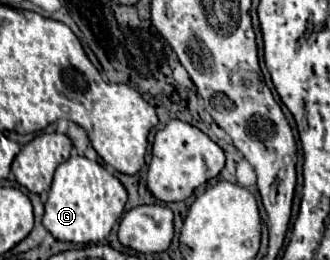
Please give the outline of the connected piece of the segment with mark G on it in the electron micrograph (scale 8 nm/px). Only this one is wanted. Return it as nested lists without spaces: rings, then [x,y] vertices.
[[[73,153],[63,165],[57,167],[49,199],[45,203],[43,225],[59,241],[69,243],[97,243],[103,241],[113,225],[121,219],[127,203],[127,191],[121,181],[111,175],[97,161],[89,161]]]

